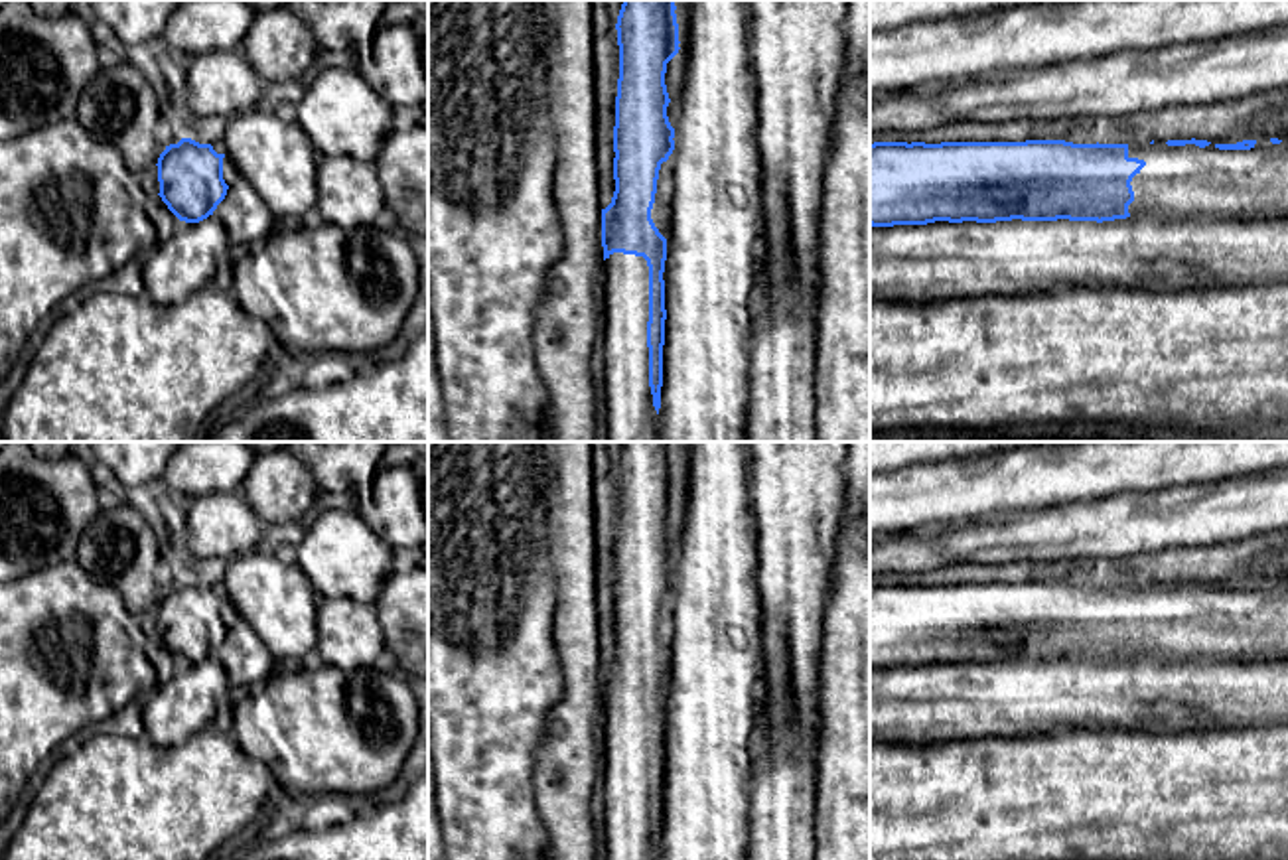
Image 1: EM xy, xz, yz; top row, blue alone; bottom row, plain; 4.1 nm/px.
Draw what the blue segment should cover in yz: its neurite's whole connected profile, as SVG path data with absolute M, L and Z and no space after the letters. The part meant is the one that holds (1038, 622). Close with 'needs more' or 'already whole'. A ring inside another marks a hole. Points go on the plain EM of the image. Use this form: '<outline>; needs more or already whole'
M1152 582L1150 586L874 584L870 667L935 663L1114 663L1185 657L1288 659L1288 582Z; needs more

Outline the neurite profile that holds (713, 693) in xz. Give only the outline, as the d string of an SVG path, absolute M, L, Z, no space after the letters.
M690 442L686 519L675 576L673 663L665 702L663 828L657 860L746 860L750 740L761 684L757 527L750 503L750 442Z

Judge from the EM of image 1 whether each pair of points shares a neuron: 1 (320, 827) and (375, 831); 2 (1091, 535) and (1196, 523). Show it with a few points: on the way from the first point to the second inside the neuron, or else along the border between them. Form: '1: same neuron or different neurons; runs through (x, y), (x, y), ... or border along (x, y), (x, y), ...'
1: same neuron; runs through (334, 831), (361, 831)
2: same neuron; runs through (1117, 527), (1125, 523), (1170, 523)

